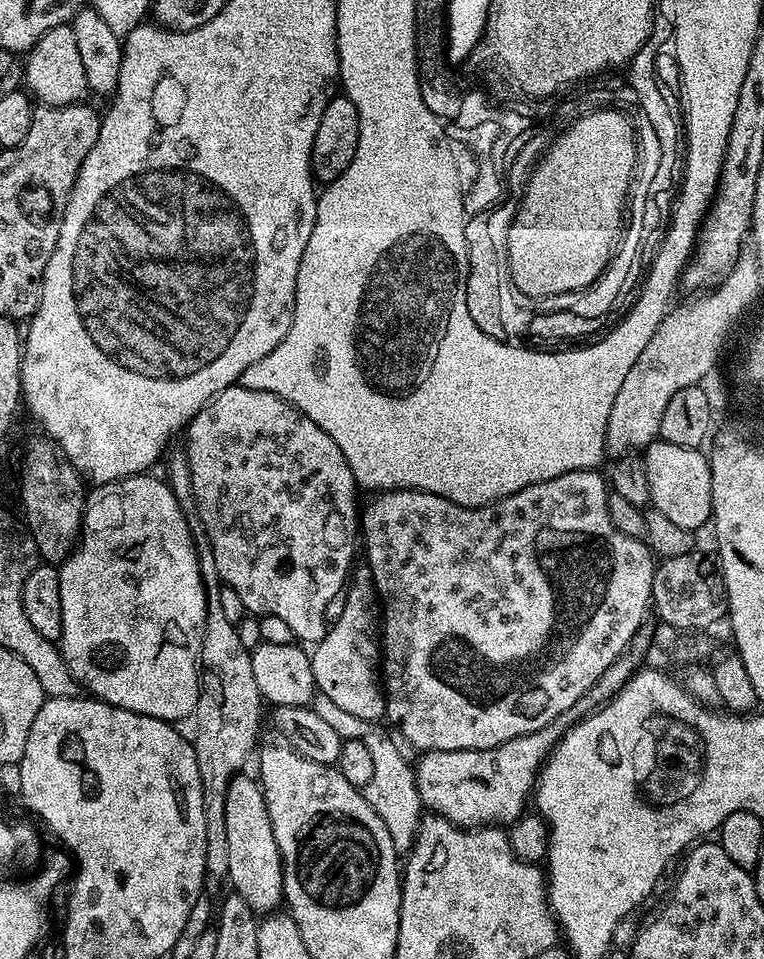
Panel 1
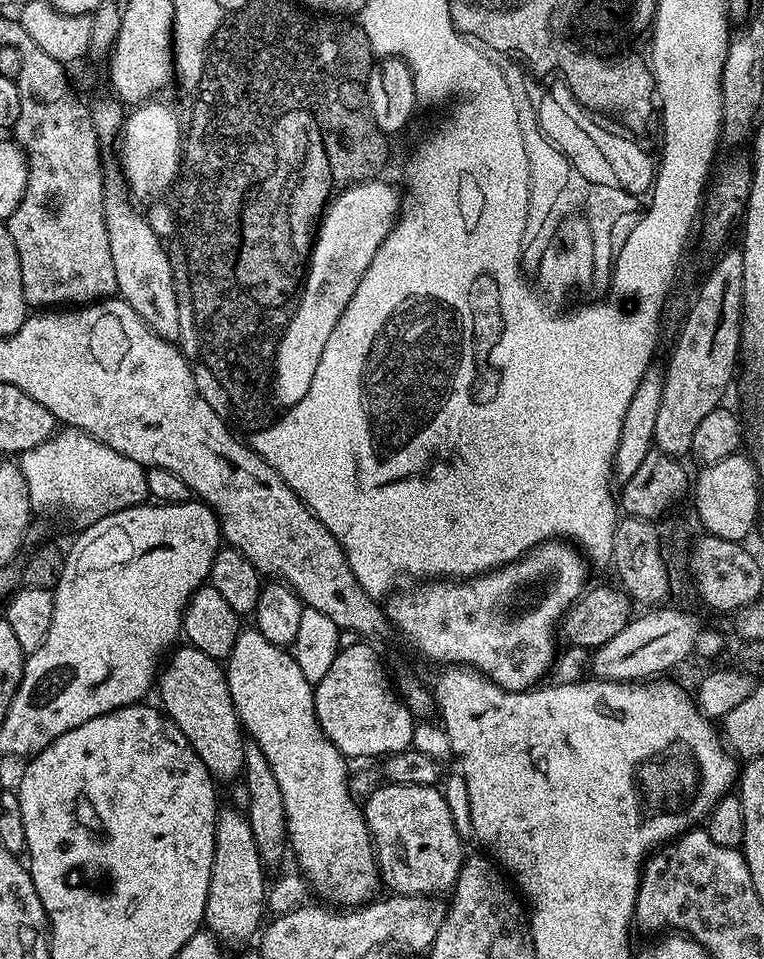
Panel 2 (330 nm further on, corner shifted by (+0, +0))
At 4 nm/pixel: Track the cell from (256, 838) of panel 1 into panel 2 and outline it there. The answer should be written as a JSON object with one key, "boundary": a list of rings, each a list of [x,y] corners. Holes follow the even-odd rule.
{"boundary":[[[194,647],[179,648],[163,661],[159,669],[159,703],[168,719],[176,723],[178,730],[182,730],[194,754],[198,754],[202,766],[206,766],[206,770],[212,775],[213,781],[232,780],[235,776],[237,779],[244,770],[246,733],[240,727],[236,708],[230,698],[225,665]]]}

